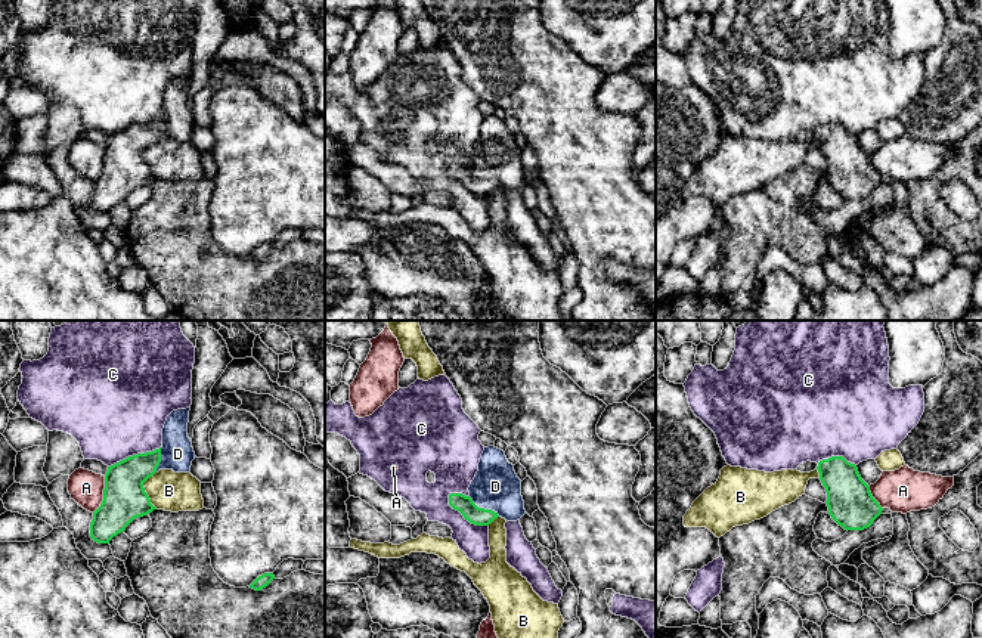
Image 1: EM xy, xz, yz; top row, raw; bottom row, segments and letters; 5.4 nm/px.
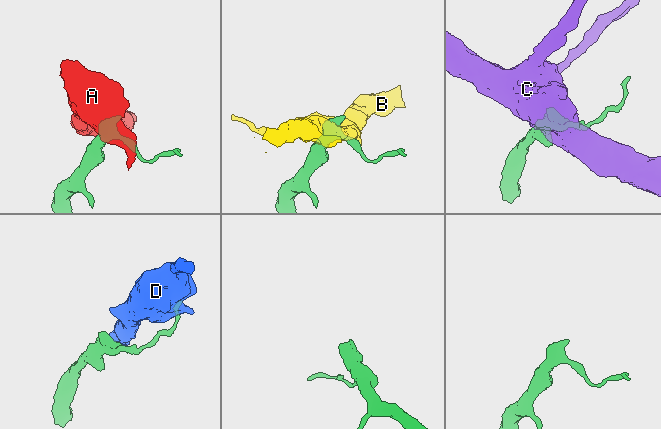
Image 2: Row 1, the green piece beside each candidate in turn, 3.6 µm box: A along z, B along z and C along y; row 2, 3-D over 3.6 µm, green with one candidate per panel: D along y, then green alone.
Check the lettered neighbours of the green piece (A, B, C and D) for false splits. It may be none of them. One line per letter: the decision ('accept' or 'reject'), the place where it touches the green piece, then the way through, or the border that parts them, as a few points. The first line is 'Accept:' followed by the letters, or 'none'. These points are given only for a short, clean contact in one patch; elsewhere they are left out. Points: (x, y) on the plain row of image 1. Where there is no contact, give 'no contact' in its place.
Accept: D
A: reject; contact xy (104, 164); border xy (105, 145), (104, 169), (93, 182)
B: reject; contact xy (143, 160)
C: reject; contact xz (464, 186); border xz (448, 164), (448, 172), (465, 188), (471, 192), (488, 195)
D: accept; contact xz (483, 177); way xz (464, 173), (483, 177), (495, 161), (495, 155)

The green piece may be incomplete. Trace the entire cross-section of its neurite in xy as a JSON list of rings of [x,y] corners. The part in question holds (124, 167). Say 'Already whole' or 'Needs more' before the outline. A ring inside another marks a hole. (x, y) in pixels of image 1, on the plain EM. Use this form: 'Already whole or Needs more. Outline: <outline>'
Needs more. Outline: [[[173,80],[162,97],[162,115],[152,121],[128,126],[105,143],[103,170],[93,182],[90,207],[97,213],[109,210],[137,186],[157,179],[145,161],[143,152],[159,139],[189,142],[195,121],[188,106],[189,80]]]

